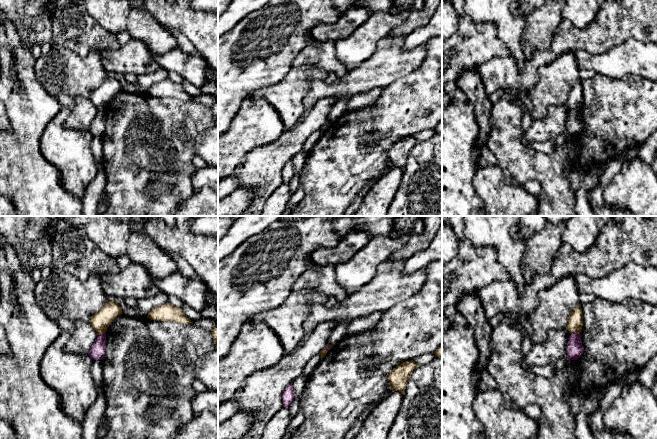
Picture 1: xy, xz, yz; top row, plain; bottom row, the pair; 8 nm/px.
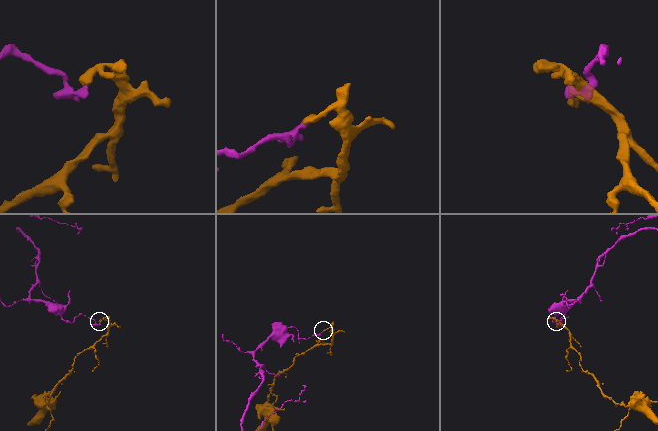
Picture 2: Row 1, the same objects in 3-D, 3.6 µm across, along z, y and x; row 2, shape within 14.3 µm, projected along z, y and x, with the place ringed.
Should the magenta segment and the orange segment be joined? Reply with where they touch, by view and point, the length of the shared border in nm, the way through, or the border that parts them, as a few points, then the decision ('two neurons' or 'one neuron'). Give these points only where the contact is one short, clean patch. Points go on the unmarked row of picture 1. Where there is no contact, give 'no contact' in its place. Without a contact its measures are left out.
meets magenta in yz at (575, 109); contact 70 nm long; border along yz (579, 109), (571, 110); two neurons

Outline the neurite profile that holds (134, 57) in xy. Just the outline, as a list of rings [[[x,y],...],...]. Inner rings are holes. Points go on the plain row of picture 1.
[[[133,38],[116,50],[101,51],[101,57],[103,66],[112,74],[133,73],[139,76],[153,73],[159,68],[147,45]]]

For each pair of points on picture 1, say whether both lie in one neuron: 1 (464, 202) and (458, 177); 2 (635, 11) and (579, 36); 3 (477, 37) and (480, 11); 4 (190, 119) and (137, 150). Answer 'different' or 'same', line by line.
1: same
2: same
3: different
4: same

